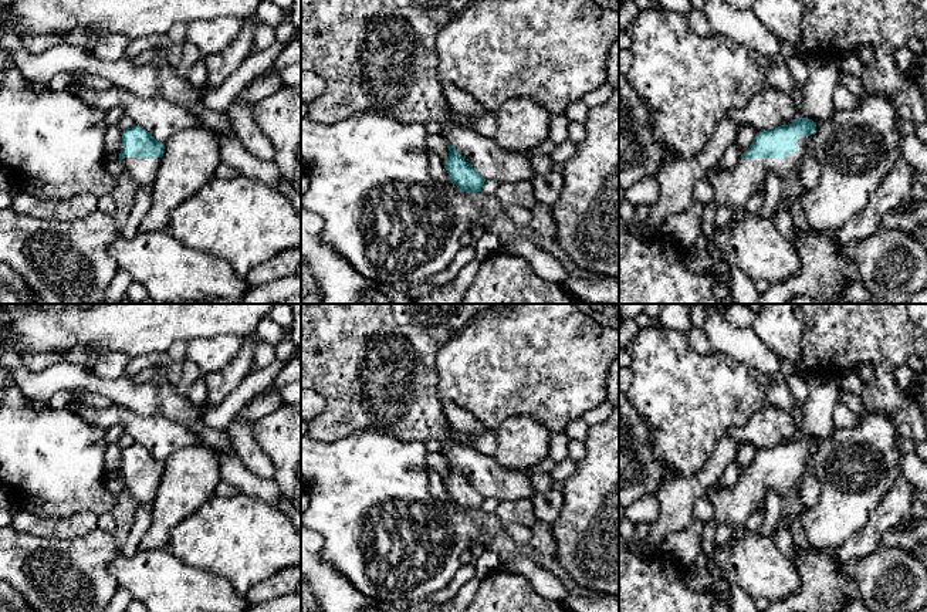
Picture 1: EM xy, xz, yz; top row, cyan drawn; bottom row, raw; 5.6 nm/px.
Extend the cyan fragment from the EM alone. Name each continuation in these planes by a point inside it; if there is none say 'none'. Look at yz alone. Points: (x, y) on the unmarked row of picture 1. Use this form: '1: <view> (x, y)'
1: yz (733, 506)

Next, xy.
1: xy (144, 489)

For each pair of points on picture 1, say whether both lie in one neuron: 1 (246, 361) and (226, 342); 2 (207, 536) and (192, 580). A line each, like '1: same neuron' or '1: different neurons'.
1: different neurons
2: different neurons

